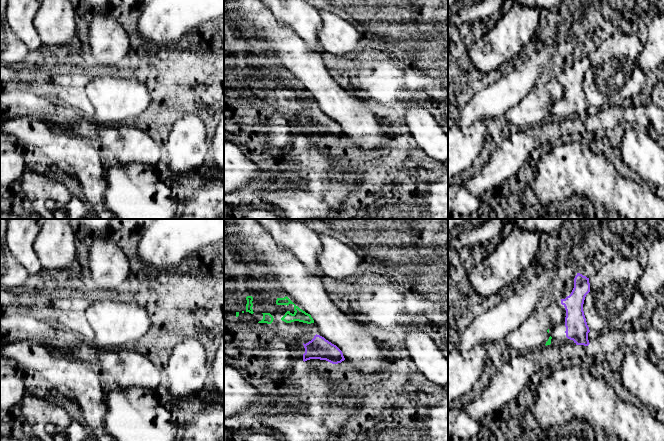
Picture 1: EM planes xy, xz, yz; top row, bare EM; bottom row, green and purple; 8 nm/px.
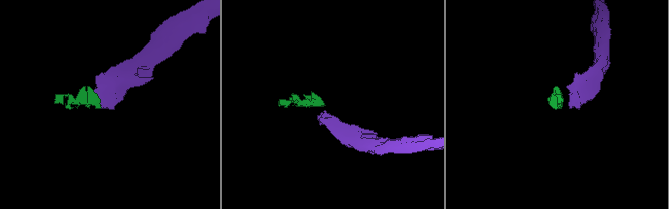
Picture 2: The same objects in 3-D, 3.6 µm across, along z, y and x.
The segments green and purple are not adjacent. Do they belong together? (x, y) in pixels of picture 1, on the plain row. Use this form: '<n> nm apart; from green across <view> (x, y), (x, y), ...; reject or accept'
100 nm apart; from green across xz (313, 98), (316, 110); accept

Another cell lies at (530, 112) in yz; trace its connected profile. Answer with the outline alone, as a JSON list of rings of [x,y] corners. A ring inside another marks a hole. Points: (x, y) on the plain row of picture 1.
[[[550,76],[511,107],[504,117],[514,130],[540,129],[551,112],[547,106],[558,102],[564,96],[565,89],[555,77]]]

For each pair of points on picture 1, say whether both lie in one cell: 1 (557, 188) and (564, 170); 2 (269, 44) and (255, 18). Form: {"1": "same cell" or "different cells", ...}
{"1": "different cells", "2": "same cell"}

